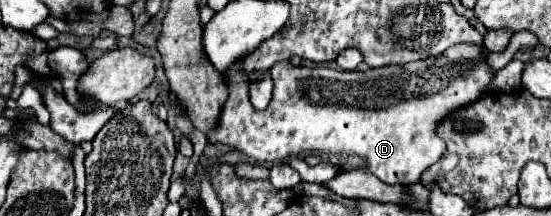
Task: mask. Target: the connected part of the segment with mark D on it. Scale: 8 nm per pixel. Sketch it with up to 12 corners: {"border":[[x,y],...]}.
{"border":[[483,45],[343,71],[279,61],[255,111],[241,59],[211,145],[257,163],[357,155],[413,185],[453,111]]}

